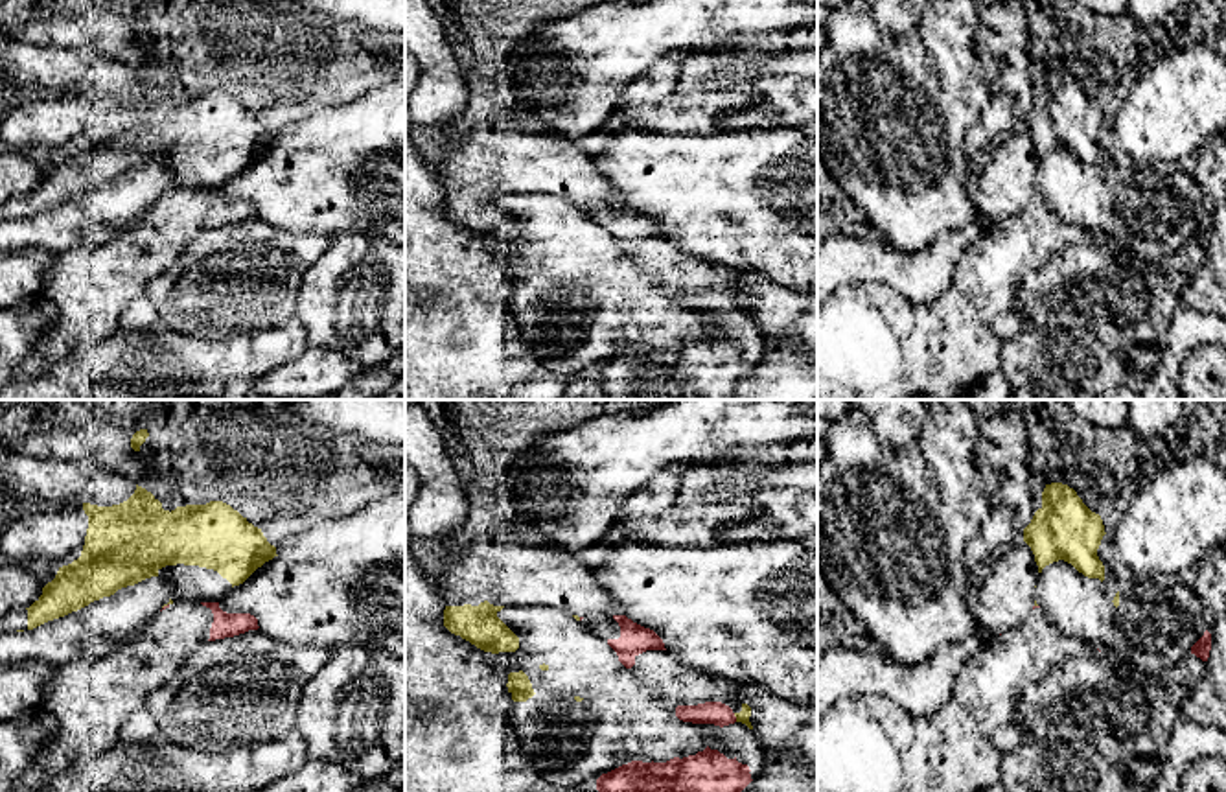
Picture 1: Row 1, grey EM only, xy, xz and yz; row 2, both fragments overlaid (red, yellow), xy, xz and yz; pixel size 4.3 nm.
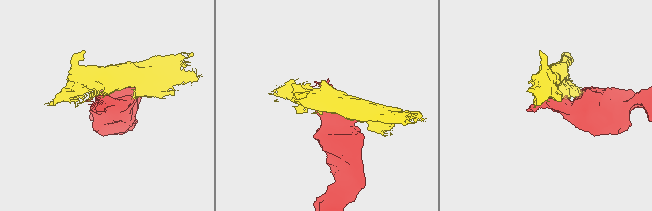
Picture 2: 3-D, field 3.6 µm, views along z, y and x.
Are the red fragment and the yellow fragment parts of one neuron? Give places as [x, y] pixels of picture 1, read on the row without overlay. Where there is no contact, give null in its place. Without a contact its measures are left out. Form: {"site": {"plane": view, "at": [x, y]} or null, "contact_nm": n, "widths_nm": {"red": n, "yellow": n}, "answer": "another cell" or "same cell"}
{"site": {"plane": "xz", "at": [735, 304]}, "contact_nm": 40, "widths_nm": {"red": 100, "yellow": 50}, "answer": "another cell"}

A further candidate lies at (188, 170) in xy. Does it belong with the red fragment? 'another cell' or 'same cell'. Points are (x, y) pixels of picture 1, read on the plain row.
another cell

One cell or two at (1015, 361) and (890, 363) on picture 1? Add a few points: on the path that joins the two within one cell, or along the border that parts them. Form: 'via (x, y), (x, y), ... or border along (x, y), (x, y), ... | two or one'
border along (1002, 343), (998, 369) | two

